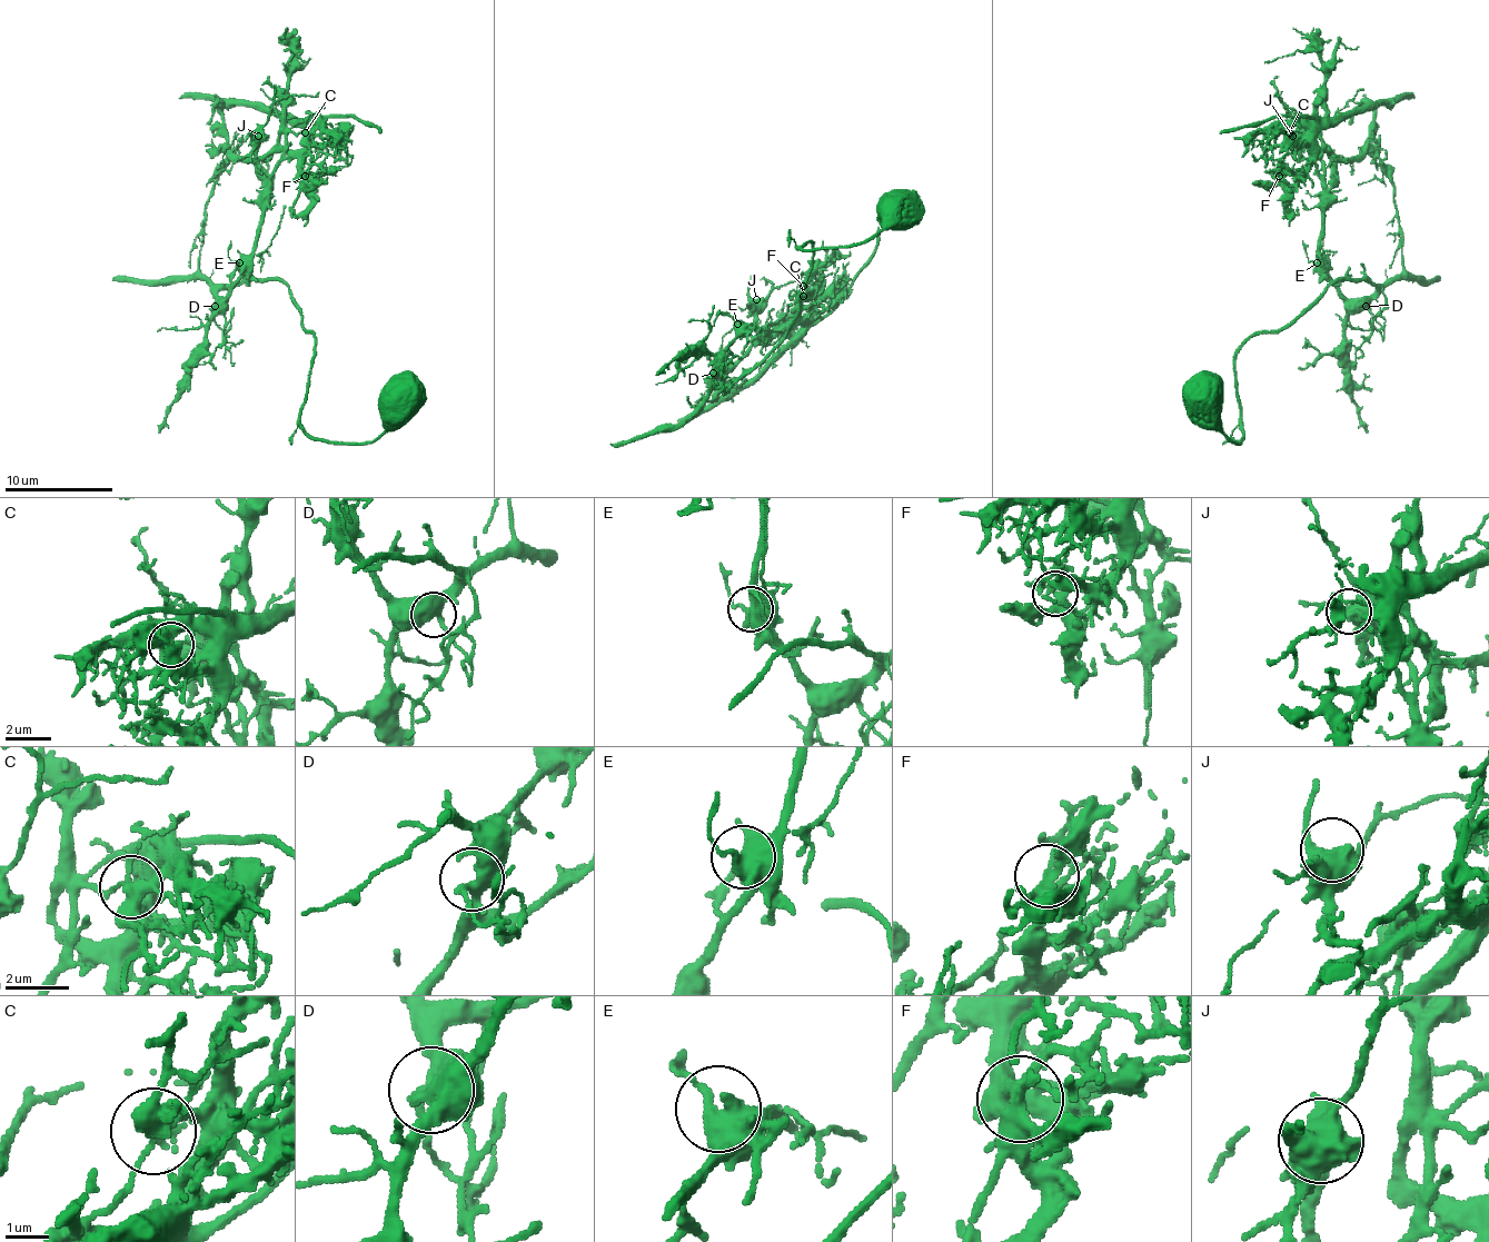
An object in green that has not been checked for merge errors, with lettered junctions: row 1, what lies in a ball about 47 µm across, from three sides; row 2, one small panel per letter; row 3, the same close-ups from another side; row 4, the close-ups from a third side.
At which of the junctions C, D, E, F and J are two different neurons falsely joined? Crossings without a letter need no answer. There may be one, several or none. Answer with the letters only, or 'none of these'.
C

